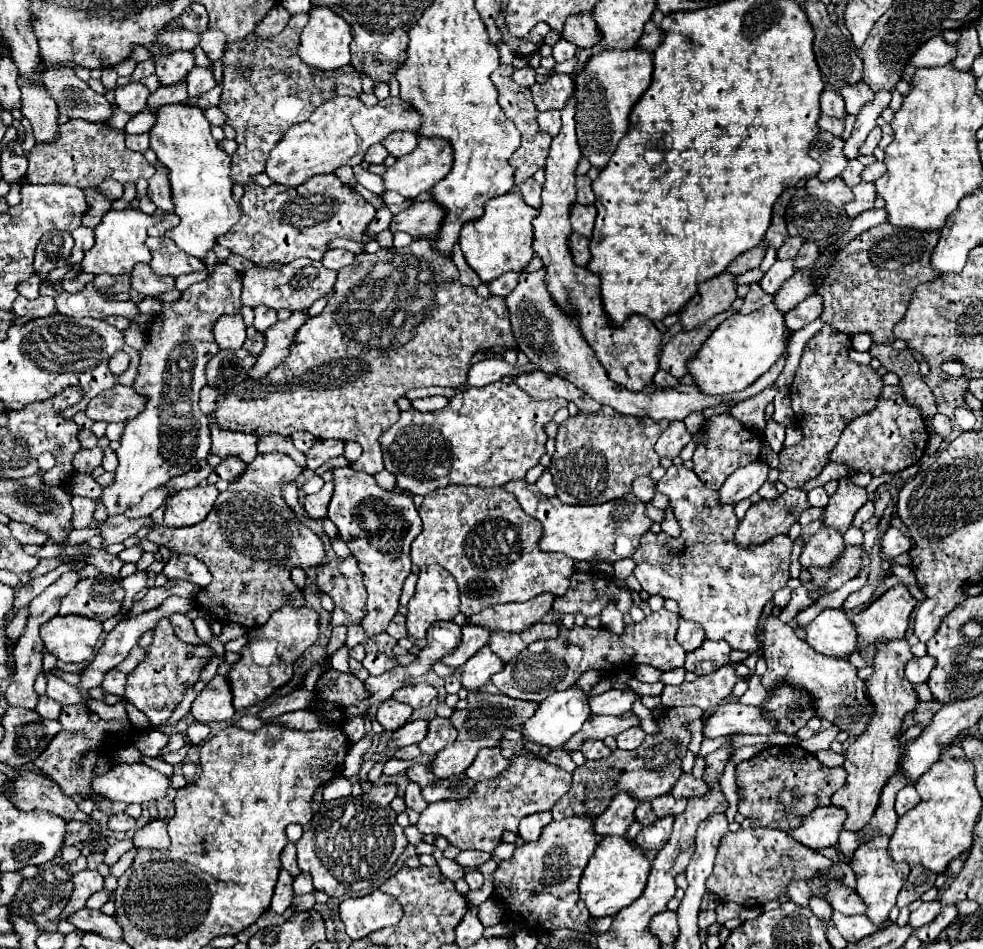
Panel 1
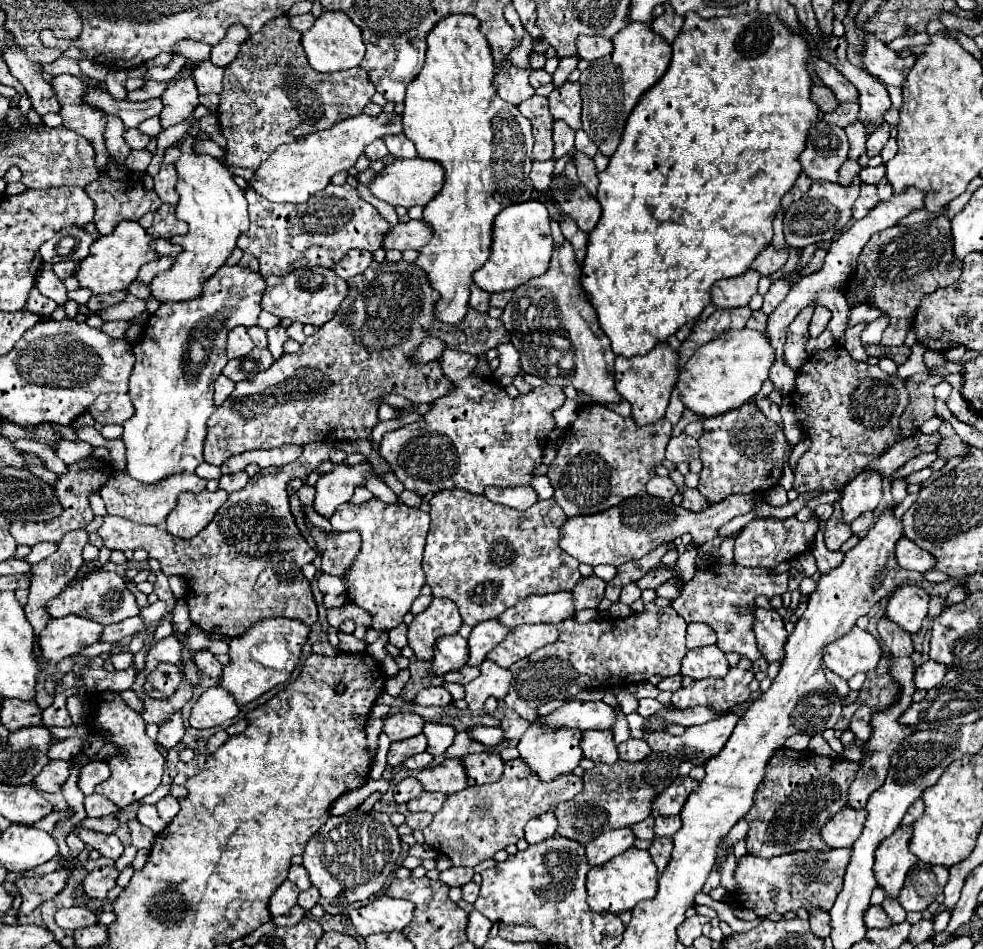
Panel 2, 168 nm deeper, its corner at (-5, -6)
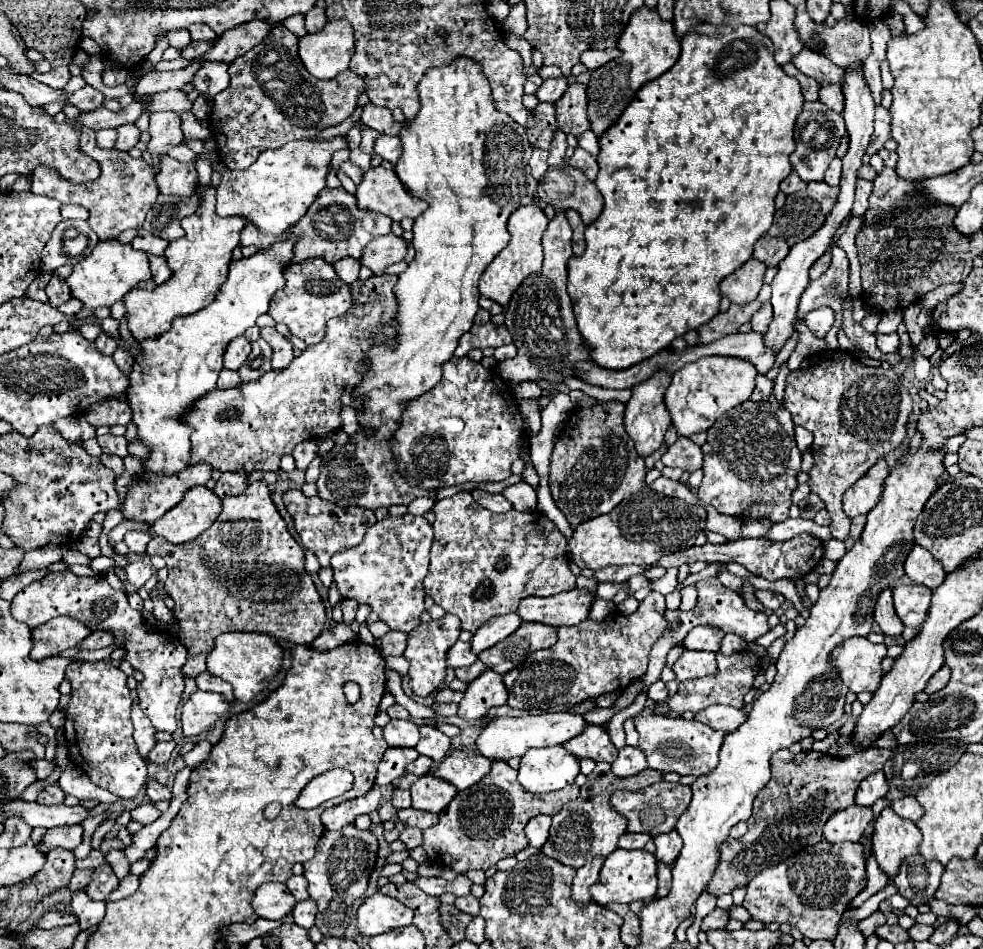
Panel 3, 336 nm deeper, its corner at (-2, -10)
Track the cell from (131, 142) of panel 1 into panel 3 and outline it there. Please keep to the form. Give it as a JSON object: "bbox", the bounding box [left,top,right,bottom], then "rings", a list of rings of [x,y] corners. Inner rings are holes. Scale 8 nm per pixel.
{"bbox":[114,123,140,151],"rings":[[[134,123],[120,125],[116,131],[118,131],[118,139],[116,139],[114,147],[118,151],[130,151],[140,141],[140,129]]]}

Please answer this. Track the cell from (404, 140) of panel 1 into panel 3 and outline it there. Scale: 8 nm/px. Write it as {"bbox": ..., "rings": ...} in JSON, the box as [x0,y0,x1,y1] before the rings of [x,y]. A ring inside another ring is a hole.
{"bbox":[374,135,402,165],"rings":[[[380,135],[374,143],[374,151],[376,155],[380,155],[382,159],[390,161],[392,165],[400,159],[402,155],[402,143],[400,137],[388,137],[388,135]]]}

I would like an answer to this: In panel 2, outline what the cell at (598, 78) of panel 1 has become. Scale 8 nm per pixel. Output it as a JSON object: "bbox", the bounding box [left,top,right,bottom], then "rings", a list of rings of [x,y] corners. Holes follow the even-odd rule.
{"bbox":[579,23,671,157],"rings":[[[629,23],[625,29],[621,29],[613,37],[613,47],[615,51],[611,55],[589,63],[589,67],[581,71],[579,79],[583,99],[583,131],[593,143],[597,143],[599,151],[605,157],[611,157],[617,151],[627,117],[631,115],[633,107],[643,97],[643,93],[663,77],[671,61],[669,43],[653,35],[651,27],[641,27],[639,23]]]}

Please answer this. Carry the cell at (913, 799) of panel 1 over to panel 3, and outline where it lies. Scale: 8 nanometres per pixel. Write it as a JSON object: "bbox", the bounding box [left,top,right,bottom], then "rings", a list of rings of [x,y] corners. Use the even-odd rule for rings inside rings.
{"bbox":[892,795,924,821],"rings":[[[906,795],[902,799],[896,799],[892,803],[892,809],[894,809],[894,813],[898,813],[900,817],[910,819],[910,821],[918,821],[924,815],[924,807],[916,801],[914,795]]]}

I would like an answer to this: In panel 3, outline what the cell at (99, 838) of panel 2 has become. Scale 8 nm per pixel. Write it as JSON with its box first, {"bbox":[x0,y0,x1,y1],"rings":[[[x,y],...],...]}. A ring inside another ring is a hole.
{"bbox":[106,849,130,879],"rings":[[[116,849],[110,851],[106,855],[106,861],[112,865],[112,869],[114,869],[114,873],[116,873],[118,879],[124,879],[130,873],[130,863],[128,863],[124,851],[116,851]]]}

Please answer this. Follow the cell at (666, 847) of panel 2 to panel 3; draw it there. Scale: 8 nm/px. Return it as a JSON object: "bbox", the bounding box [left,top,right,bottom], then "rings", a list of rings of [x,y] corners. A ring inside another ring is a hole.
{"bbox":[656,863,672,897],"rings":[[[660,863],[658,865],[658,891],[656,891],[656,897],[666,897],[670,893],[670,881],[672,881],[670,869],[662,867],[662,863]]]}

